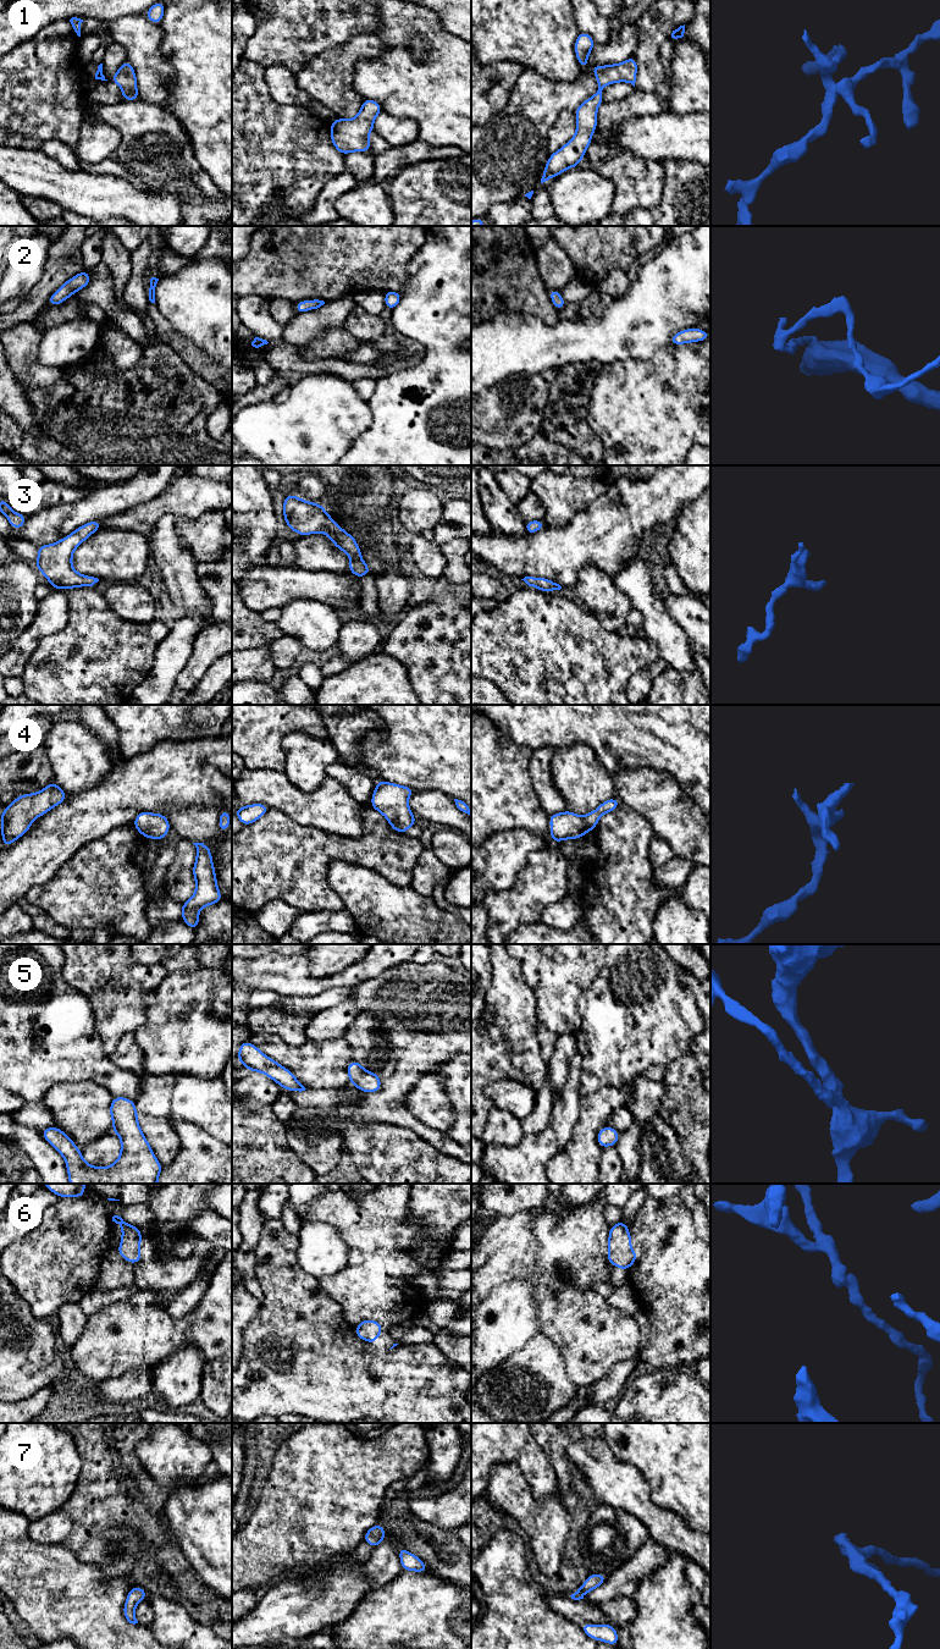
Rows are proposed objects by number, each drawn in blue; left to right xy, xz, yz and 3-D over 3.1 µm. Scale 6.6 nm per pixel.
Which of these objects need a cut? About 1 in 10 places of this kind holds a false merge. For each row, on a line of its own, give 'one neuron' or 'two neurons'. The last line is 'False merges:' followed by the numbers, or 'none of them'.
1: one neuron
2: one neuron
3: one neuron
4: one neuron
5: one neuron
6: one neuron
7: one neuron
False merges: none of them

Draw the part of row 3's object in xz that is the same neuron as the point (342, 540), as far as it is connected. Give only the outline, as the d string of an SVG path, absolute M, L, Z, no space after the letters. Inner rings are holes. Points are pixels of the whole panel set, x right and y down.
M292 493L283 500L283 515L287 526L300 536L326 533L338 550L349 555L348 568L356 578L363 578L371 572L361 559L355 537L344 531L322 504L304 501Z

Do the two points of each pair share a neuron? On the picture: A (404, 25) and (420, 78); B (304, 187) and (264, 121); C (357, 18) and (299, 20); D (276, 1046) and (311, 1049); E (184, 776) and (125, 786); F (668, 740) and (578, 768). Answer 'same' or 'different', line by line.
A: same
B: same
C: same
D: same
E: same
F: different

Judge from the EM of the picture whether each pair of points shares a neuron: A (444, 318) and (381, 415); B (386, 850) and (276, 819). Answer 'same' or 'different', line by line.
A: same
B: same

